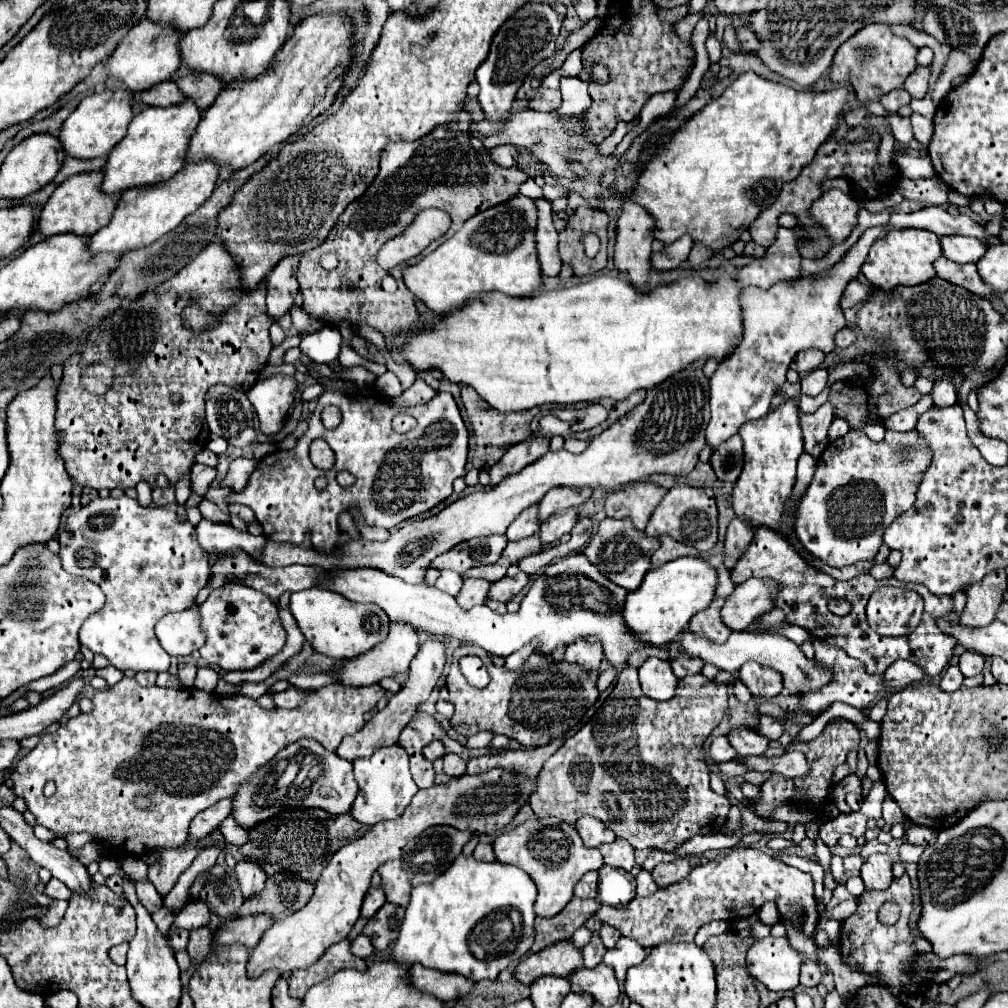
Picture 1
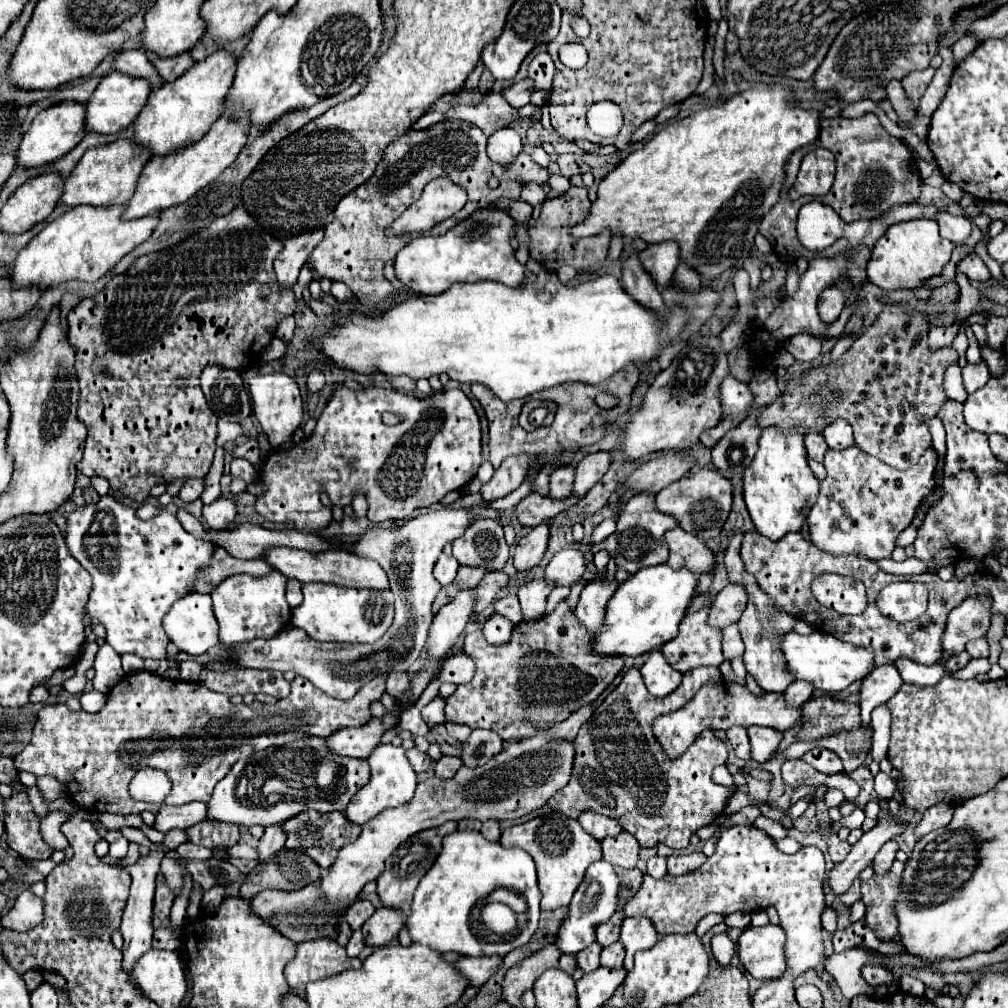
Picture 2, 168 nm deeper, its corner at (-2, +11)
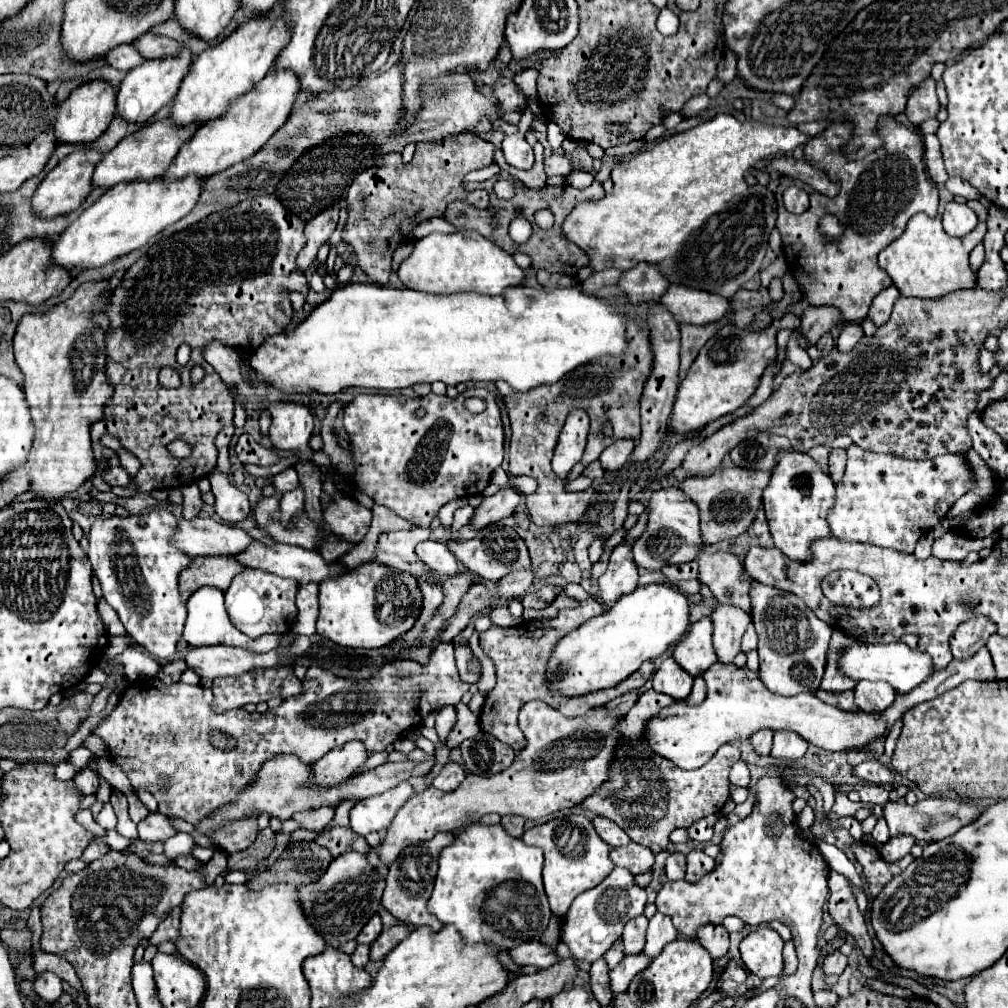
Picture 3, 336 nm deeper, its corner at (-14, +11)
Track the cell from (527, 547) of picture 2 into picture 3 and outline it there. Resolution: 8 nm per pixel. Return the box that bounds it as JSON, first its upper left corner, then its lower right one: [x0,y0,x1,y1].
[496,570,534,600]

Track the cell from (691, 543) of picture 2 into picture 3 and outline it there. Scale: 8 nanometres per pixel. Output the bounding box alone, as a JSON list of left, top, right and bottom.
[698,548,752,612]

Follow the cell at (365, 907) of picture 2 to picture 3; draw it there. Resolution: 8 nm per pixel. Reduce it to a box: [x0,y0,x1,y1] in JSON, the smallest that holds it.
[356,914,382,944]

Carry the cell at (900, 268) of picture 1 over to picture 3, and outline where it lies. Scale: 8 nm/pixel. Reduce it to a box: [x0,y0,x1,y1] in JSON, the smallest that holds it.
[878,214,986,300]

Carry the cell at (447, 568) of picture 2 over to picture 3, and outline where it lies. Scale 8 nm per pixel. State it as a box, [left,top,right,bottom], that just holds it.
[416,540,462,576]

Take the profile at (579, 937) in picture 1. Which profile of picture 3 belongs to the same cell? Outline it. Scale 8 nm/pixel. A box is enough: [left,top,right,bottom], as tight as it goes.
[562,868,646,962]

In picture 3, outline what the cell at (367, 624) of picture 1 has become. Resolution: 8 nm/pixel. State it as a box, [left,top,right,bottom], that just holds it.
[318,560,422,648]

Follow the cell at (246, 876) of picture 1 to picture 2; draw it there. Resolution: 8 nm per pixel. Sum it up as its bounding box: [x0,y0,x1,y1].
[256,826,286,862]

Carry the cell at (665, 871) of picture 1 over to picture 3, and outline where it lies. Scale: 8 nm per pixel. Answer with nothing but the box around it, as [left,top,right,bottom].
[686,850,714,884]

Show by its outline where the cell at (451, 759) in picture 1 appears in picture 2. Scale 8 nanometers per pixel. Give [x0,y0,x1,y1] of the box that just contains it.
[436,756,462,778]

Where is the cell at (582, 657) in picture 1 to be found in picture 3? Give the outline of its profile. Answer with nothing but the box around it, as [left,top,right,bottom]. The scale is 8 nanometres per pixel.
[598,542,638,610]

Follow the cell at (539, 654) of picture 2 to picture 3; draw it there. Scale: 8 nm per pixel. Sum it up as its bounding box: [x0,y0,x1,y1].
[480,584,654,750]

